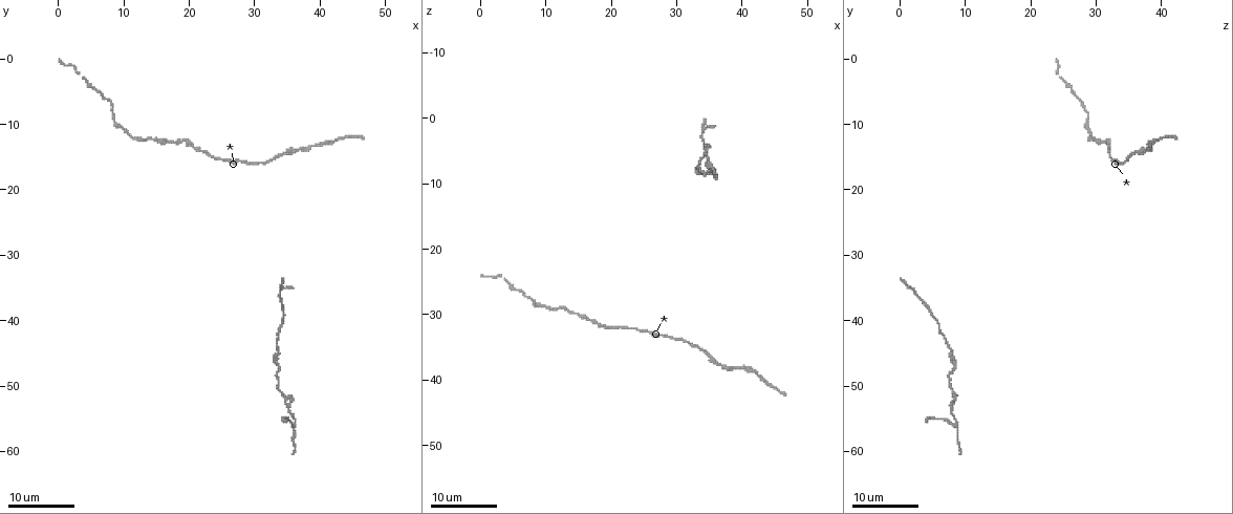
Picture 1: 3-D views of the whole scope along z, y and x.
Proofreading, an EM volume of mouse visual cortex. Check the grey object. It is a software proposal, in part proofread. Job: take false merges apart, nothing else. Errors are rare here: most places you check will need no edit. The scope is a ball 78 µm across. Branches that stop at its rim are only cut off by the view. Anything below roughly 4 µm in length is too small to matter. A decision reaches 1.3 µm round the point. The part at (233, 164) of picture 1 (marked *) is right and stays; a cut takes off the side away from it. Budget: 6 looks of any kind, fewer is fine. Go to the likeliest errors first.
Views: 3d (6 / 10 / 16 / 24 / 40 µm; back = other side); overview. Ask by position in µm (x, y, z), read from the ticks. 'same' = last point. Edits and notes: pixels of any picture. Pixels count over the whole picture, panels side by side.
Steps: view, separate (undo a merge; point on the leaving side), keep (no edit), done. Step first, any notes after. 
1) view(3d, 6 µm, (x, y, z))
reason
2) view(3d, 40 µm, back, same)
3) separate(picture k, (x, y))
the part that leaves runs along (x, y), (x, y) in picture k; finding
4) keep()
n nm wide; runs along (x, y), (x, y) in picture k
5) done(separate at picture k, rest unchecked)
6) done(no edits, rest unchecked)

view(3d, 16 µm, (36.0, 56.0, 9.0))
abrupt turn

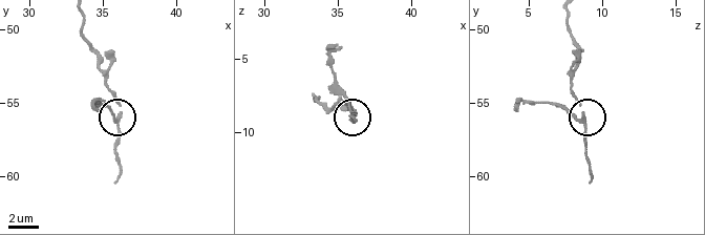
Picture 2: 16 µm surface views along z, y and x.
view(3d, 10 µm, (36.2, 55.8, 8.6))

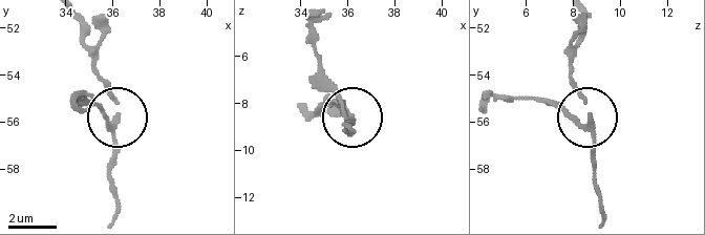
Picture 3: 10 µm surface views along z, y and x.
separate(picture 3, (98, 107))
160 nm wide; the part that leaves runs along (584, 127), (538, 99), (490, 98) in picture 3; two cells meet here

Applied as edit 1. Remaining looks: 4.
view(3d, 24 µm, (34.0, 47.5, 8.5))
thick turns thin

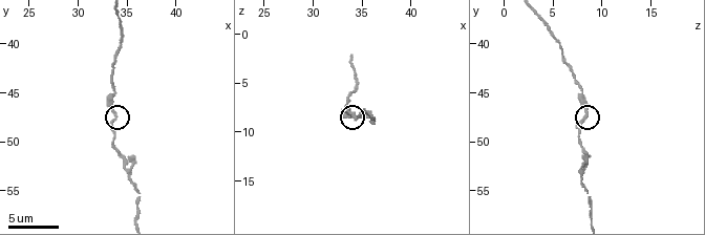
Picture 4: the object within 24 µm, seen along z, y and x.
view(3d, 6 µm, (33.8, 47.0, 8.4))

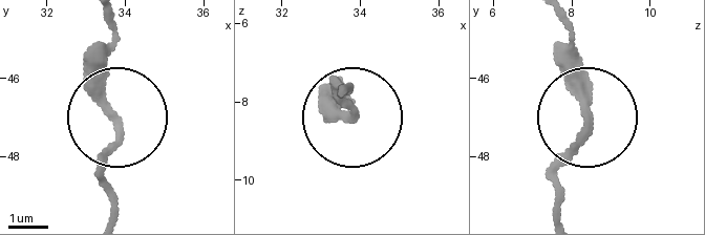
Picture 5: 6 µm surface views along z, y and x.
keep()
230 nm wide; all the same cell

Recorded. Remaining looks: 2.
view(3d, 10 µm, (34.6, 38.0, 4.4))

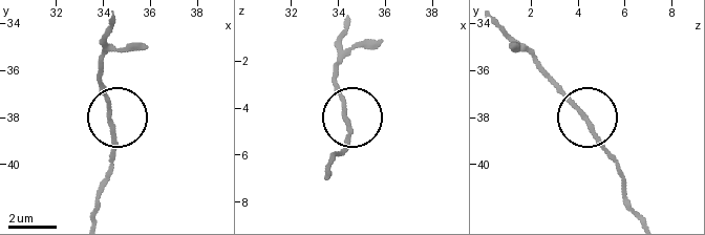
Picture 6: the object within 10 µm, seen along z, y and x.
view(3d, 10 µm, back, (34.3, 38.2, 4.3))

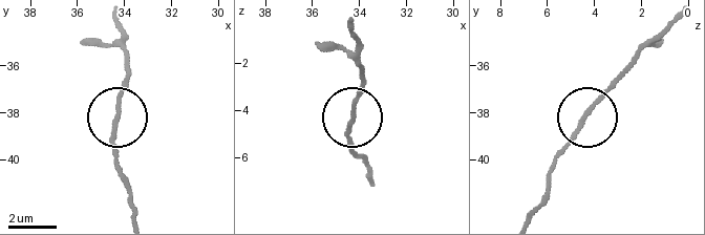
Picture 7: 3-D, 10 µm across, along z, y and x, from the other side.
keep()
170 nm wide; one cell here

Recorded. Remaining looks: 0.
done(separate at picture 3, rest unchecked)

